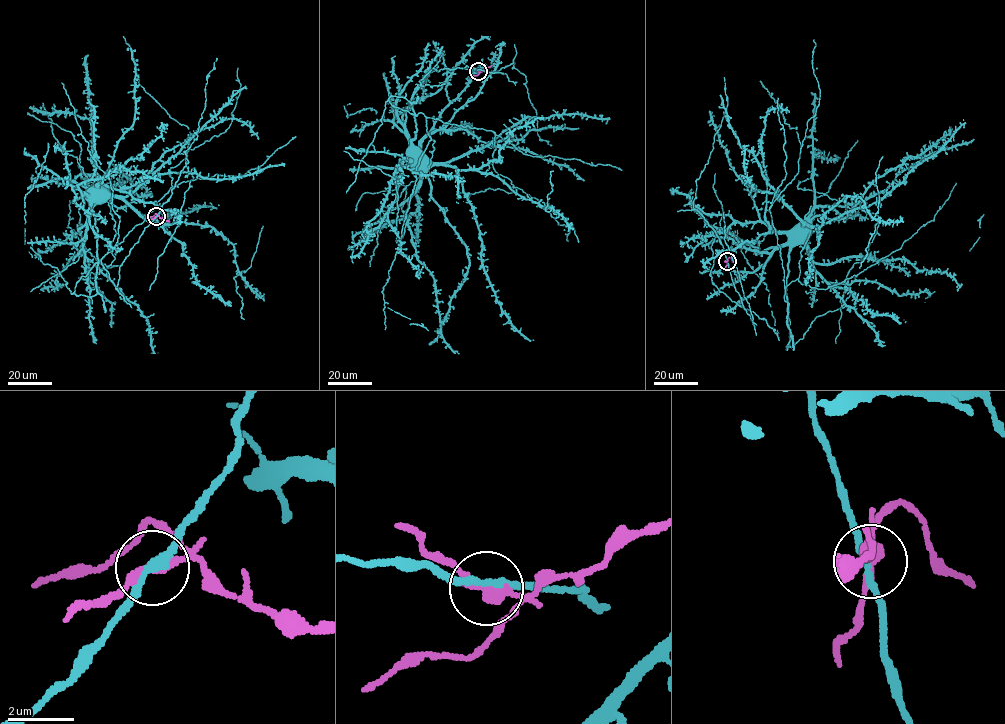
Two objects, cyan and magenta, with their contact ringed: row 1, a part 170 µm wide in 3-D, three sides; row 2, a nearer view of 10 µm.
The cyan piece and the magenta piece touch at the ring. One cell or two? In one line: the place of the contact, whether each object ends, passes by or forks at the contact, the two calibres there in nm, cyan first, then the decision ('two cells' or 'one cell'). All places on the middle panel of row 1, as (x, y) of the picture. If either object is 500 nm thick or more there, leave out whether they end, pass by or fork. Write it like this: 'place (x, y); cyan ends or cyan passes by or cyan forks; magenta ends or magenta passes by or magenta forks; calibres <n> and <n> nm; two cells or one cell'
place (478, 71); cyan passes by; magenta passes by; calibres 240 and 320 nm; two cells

